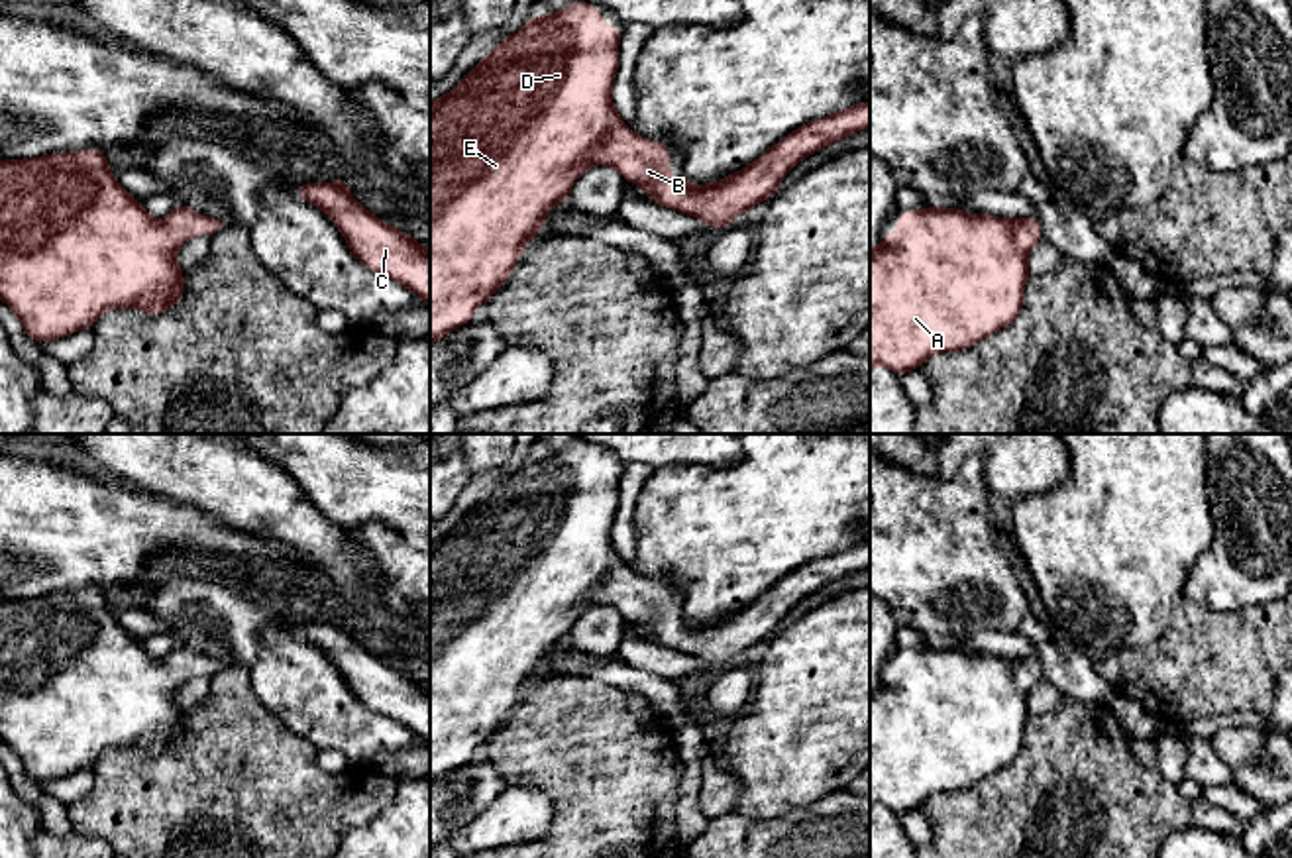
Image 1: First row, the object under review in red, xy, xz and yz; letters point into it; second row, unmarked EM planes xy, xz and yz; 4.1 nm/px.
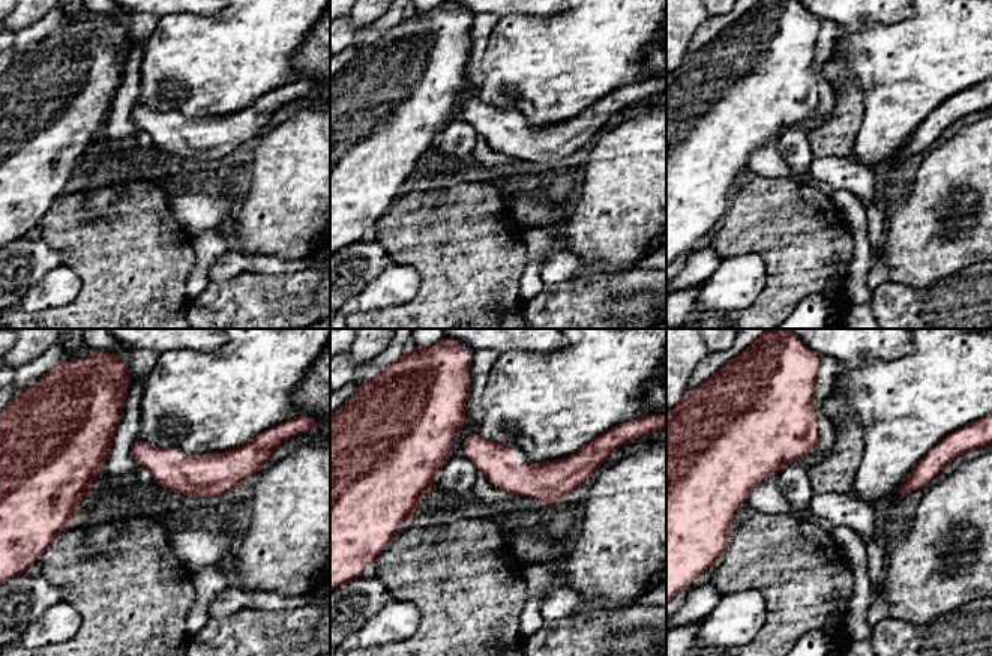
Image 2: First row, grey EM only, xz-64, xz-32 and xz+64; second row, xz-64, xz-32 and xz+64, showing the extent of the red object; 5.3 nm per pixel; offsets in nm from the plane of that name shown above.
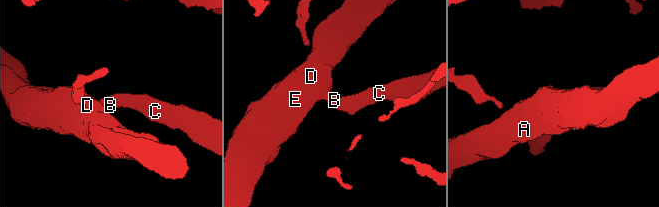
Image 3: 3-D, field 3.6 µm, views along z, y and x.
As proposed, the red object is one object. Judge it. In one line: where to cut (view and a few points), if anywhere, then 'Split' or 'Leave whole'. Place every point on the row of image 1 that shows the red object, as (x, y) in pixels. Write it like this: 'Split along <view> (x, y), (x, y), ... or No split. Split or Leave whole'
No split. Leave whole

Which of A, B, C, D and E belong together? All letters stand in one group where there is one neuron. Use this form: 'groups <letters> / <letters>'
groups A B C D E

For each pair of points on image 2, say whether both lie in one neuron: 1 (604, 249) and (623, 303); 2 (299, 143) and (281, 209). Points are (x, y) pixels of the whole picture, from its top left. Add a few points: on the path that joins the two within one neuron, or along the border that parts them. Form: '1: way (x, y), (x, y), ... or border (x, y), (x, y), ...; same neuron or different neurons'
1: border (623, 270), (580, 281); different neurons
2: way (299, 159), (299, 186), (294, 192); same neuron

